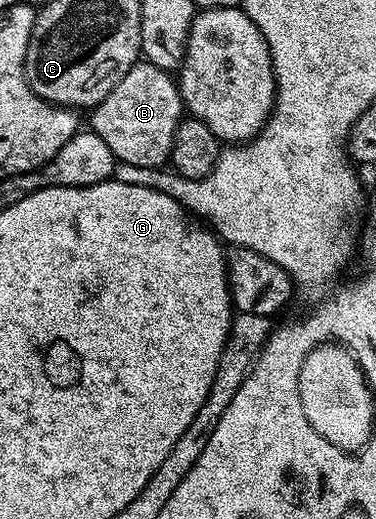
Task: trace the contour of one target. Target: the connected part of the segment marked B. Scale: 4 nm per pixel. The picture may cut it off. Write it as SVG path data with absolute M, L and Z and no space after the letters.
M141 59L131 66L127 75L123 75L123 79L119 79L119 83L115 83L115 87L111 87L109 94L98 105L93 106L88 117L88 128L95 135L99 135L103 143L107 143L110 154L118 162L131 163L135 167L159 169L170 160L173 151L173 136L177 130L177 124L183 120L181 91L177 87L176 80L166 70Z

